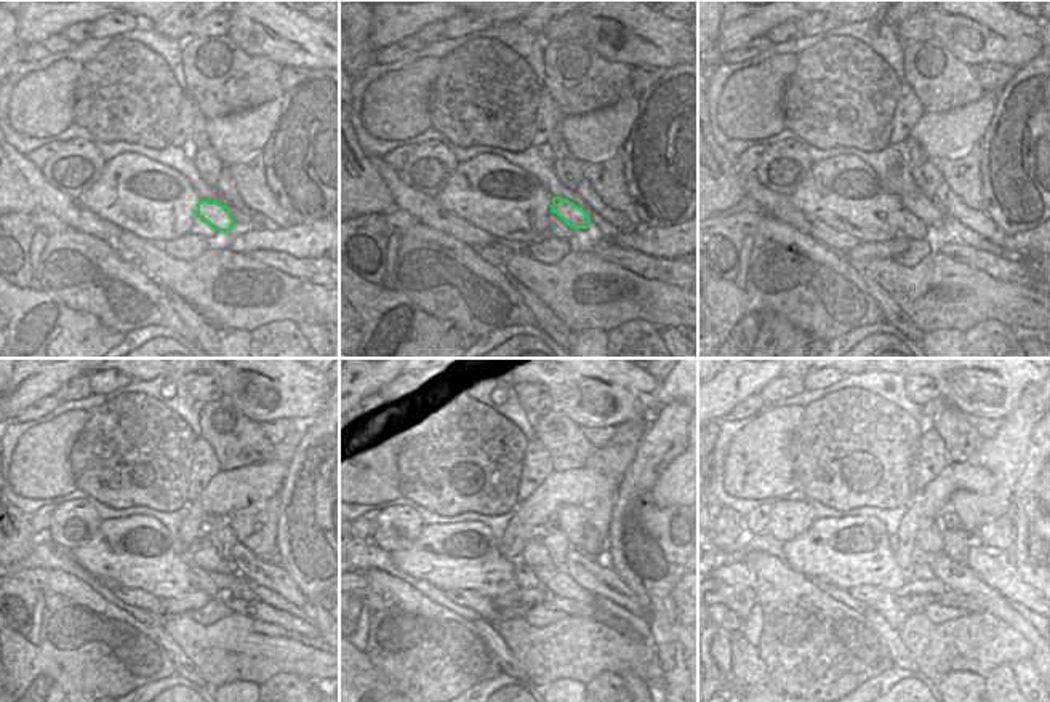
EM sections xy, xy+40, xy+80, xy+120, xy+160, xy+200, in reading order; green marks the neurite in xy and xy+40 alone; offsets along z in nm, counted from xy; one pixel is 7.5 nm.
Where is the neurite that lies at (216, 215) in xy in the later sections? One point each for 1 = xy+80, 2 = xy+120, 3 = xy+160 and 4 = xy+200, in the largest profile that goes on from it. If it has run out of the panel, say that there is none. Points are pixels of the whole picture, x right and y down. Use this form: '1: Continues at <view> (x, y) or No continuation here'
1: Continues at xy+80 (917, 203)
2: Continues at xy+120 (210, 566)
3: Continues at xy+160 (561, 546)
4: Continues at xy+200 (922, 541).

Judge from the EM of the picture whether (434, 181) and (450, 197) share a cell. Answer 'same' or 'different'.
different

